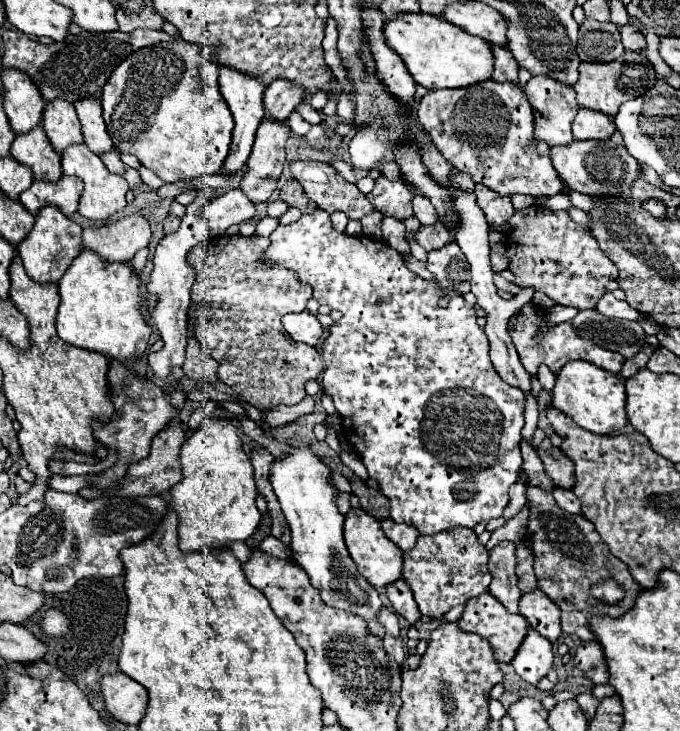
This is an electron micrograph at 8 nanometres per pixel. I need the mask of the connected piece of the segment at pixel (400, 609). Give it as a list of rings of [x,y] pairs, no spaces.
[[[398,580],[390,586],[386,586],[386,594],[388,594],[388,600],[390,600],[394,612],[400,614],[402,618],[406,618],[410,624],[414,624],[422,616],[418,610],[418,604],[414,602],[412,590],[406,586],[404,580]]]

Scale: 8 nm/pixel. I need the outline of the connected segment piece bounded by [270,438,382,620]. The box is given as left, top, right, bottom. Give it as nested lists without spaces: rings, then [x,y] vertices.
[[[292,438],[288,446],[290,448],[286,456],[272,462],[270,484],[292,530],[292,558],[306,570],[312,586],[320,590],[320,596],[326,604],[348,610],[356,616],[362,616],[364,620],[374,620],[382,606],[382,600],[376,588],[358,574],[354,560],[346,550],[342,536],[344,516],[336,508],[336,498],[340,492],[330,482],[332,470],[320,460],[320,456],[312,452],[310,444],[304,444],[300,438]]]

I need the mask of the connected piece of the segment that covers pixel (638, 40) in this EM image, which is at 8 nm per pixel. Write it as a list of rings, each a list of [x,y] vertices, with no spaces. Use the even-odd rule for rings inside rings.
[[[632,24],[622,26],[620,32],[622,32],[622,42],[624,42],[624,48],[626,48],[626,50],[632,50],[632,52],[644,52],[646,40],[642,38],[642,34],[636,32],[636,28],[634,28]]]

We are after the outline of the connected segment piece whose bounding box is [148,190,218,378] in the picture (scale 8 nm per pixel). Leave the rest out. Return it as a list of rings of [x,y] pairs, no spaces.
[[[200,190],[198,198],[186,206],[186,214],[182,216],[182,222],[178,226],[178,230],[174,234],[166,234],[158,246],[156,246],[156,254],[154,254],[154,268],[152,268],[152,276],[148,282],[148,292],[156,296],[158,304],[151,313],[149,319],[150,324],[158,328],[160,338],[164,340],[164,346],[160,352],[150,354],[148,362],[154,368],[154,374],[158,378],[168,378],[170,374],[170,366],[182,366],[184,362],[184,348],[186,348],[186,314],[188,314],[188,304],[190,304],[190,288],[194,284],[194,268],[188,264],[188,252],[194,246],[206,244],[210,240],[210,230],[206,228],[206,222],[198,216],[202,212],[202,206],[206,206],[206,202],[212,202],[214,198],[218,198],[216,192],[208,192],[208,190]]]

